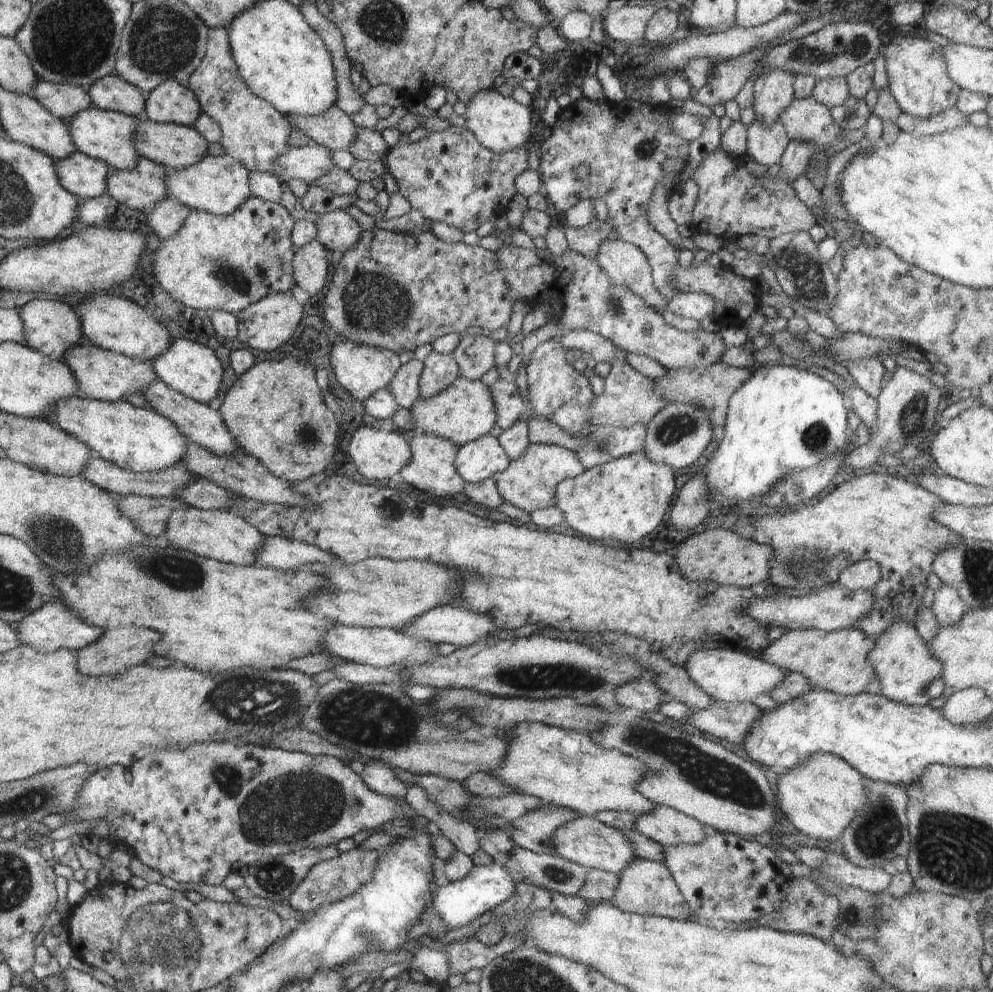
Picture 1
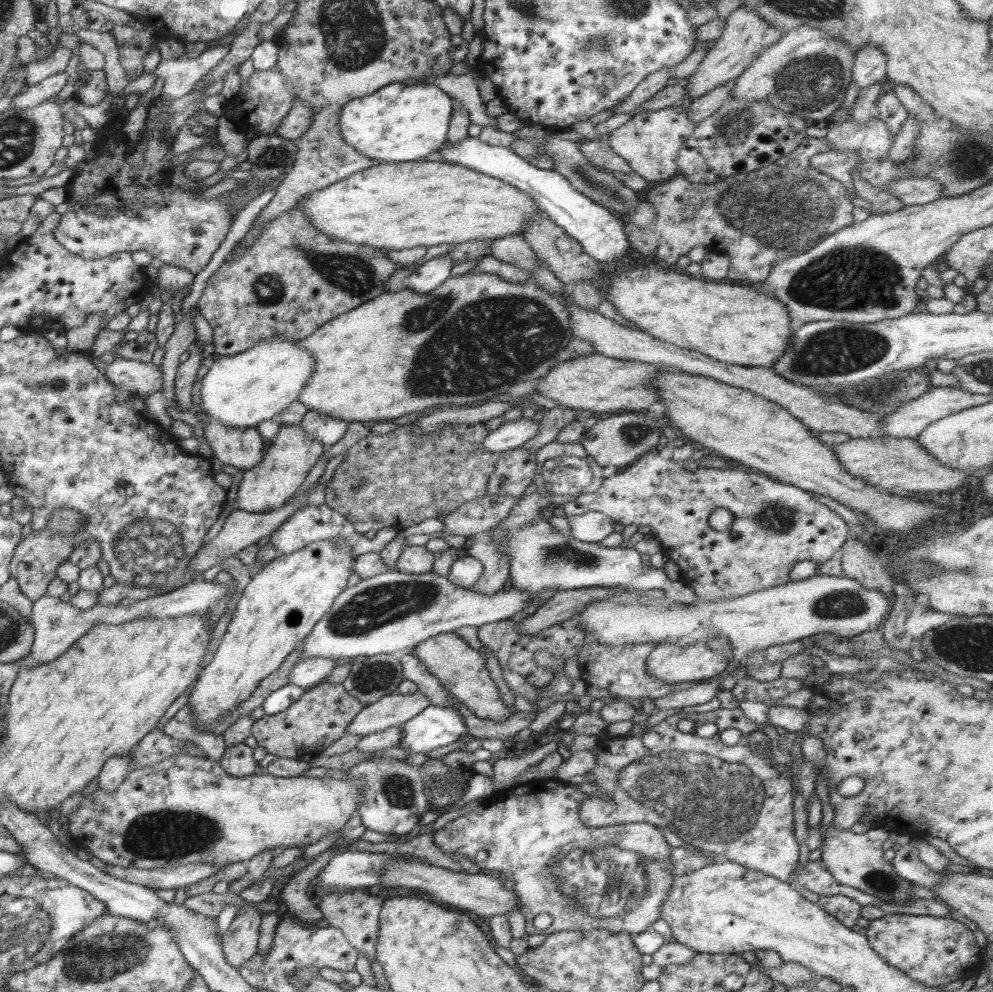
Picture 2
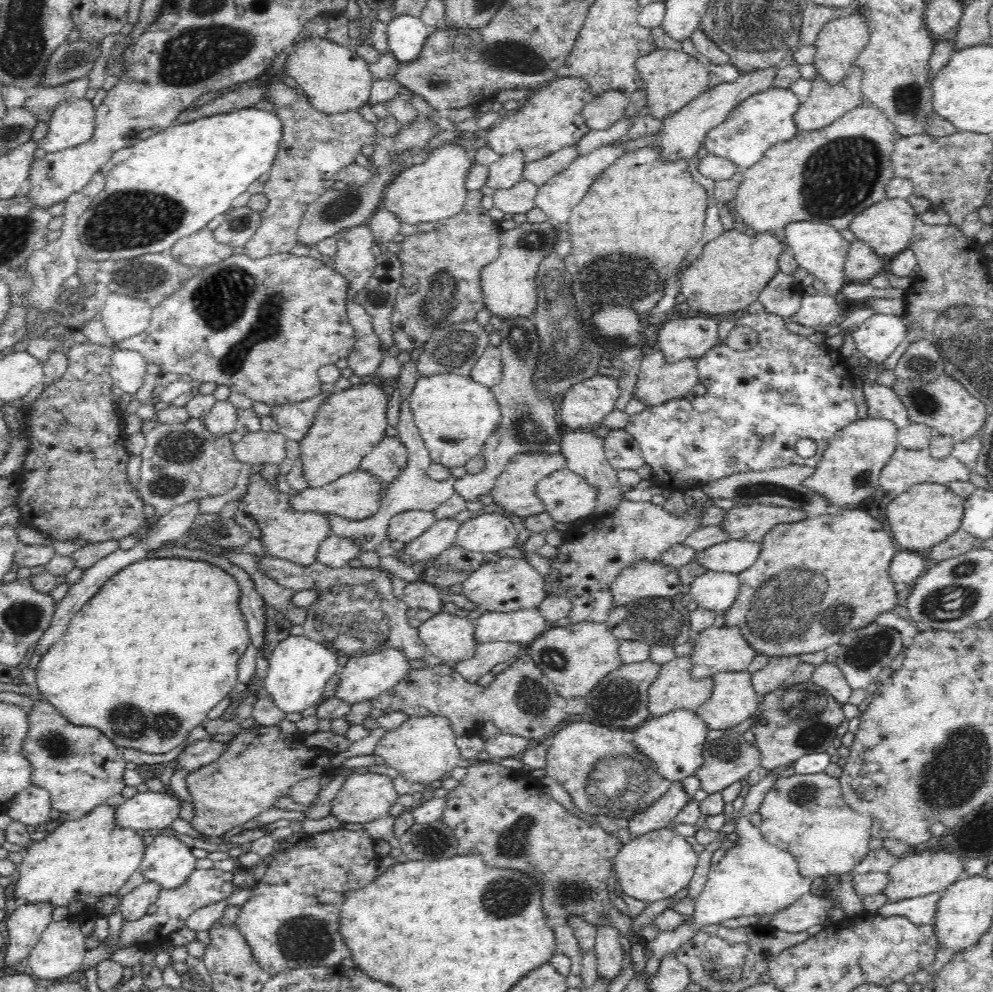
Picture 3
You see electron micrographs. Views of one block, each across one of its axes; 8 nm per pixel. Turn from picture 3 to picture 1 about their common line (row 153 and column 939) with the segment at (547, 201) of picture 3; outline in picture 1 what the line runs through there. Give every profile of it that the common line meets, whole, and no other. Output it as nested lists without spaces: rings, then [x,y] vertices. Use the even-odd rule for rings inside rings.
[[[942,582],[941,587],[936,590],[932,607],[930,608],[942,626],[954,626],[960,622],[962,614],[969,610],[969,606],[960,598],[960,594]]]

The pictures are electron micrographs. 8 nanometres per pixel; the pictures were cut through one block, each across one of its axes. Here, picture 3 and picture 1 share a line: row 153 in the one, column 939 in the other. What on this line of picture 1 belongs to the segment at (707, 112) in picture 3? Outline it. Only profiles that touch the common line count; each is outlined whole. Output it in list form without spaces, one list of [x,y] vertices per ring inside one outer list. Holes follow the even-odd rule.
[[[900,620],[890,624],[890,628],[874,638],[874,648],[869,650],[868,658],[880,682],[880,695],[894,702],[908,706],[928,705],[944,692],[942,663],[928,650],[925,640],[910,622]]]

